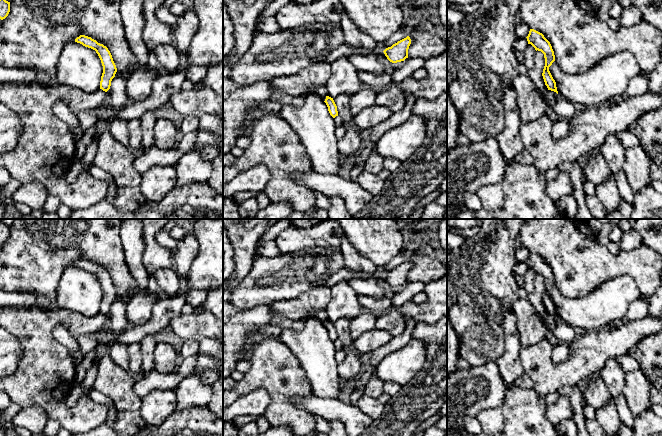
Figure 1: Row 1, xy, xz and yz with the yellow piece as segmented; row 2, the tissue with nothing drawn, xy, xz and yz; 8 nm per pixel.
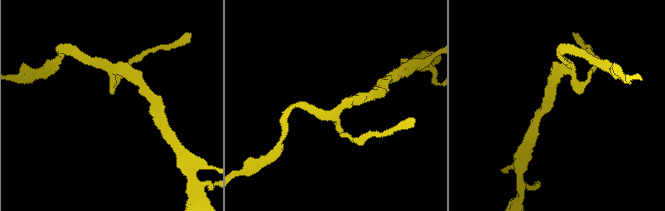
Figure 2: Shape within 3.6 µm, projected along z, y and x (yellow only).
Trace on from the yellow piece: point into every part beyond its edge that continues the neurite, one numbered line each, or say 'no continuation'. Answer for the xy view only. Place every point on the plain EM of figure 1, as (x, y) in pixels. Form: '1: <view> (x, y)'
no continuation

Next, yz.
no continuation

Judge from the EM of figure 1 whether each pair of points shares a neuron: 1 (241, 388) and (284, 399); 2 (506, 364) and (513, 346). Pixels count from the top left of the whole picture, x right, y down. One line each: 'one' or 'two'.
1: one
2: one

